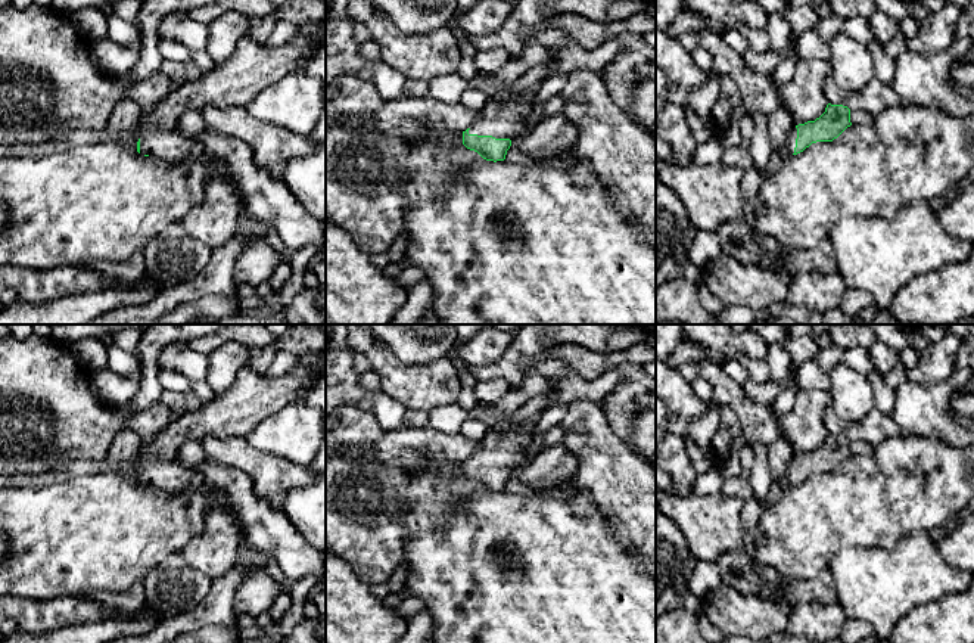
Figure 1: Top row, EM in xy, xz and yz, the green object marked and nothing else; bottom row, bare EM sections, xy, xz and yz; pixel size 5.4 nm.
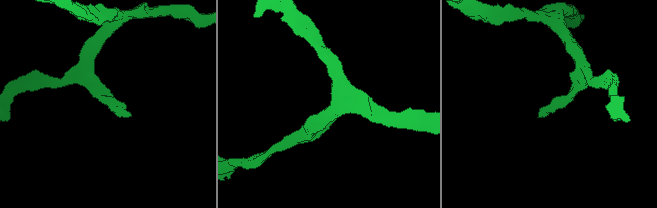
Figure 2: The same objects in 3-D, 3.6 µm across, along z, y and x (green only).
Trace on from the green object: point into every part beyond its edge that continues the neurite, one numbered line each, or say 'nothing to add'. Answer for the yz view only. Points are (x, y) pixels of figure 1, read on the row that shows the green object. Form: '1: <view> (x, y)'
1: yz (789, 149)

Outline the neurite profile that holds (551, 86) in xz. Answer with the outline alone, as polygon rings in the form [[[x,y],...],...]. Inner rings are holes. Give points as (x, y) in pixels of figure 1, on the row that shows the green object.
[[[553,75],[539,83],[538,91],[529,99],[529,105],[545,103],[551,97],[561,93],[567,81],[567,75]]]

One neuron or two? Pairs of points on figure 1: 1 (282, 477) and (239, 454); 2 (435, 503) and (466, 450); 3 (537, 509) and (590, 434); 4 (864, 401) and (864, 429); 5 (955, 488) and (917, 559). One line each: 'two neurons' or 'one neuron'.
1: one neuron
2: two neurons
3: two neurons
4: two neurons
5: two neurons

